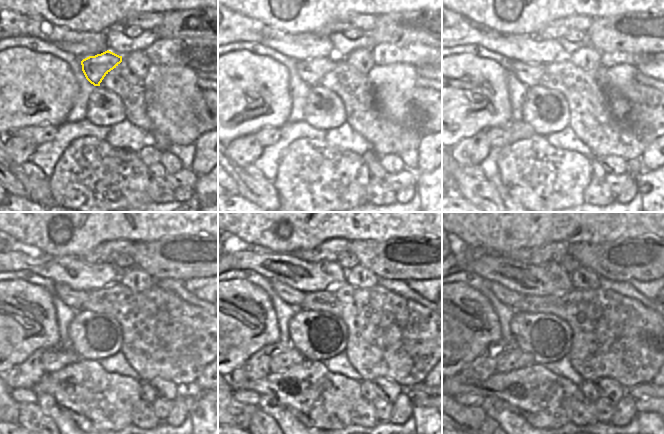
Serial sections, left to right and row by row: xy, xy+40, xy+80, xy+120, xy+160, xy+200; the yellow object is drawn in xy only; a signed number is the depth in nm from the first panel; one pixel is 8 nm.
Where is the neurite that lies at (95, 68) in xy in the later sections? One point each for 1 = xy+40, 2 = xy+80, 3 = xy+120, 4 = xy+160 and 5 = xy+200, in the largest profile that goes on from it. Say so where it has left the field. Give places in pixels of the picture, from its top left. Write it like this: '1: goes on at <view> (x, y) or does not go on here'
1: goes on at xy+40 (311, 71)
2: goes on at xy+80 (529, 74)
3: goes on at xy+120 (74, 299)
4: goes on at xy+160 (293, 297)
5: goes on at xy+200 (508, 297)

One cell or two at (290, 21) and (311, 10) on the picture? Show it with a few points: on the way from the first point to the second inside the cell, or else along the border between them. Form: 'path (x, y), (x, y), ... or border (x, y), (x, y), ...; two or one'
path (295, 19), (306, 10); one

